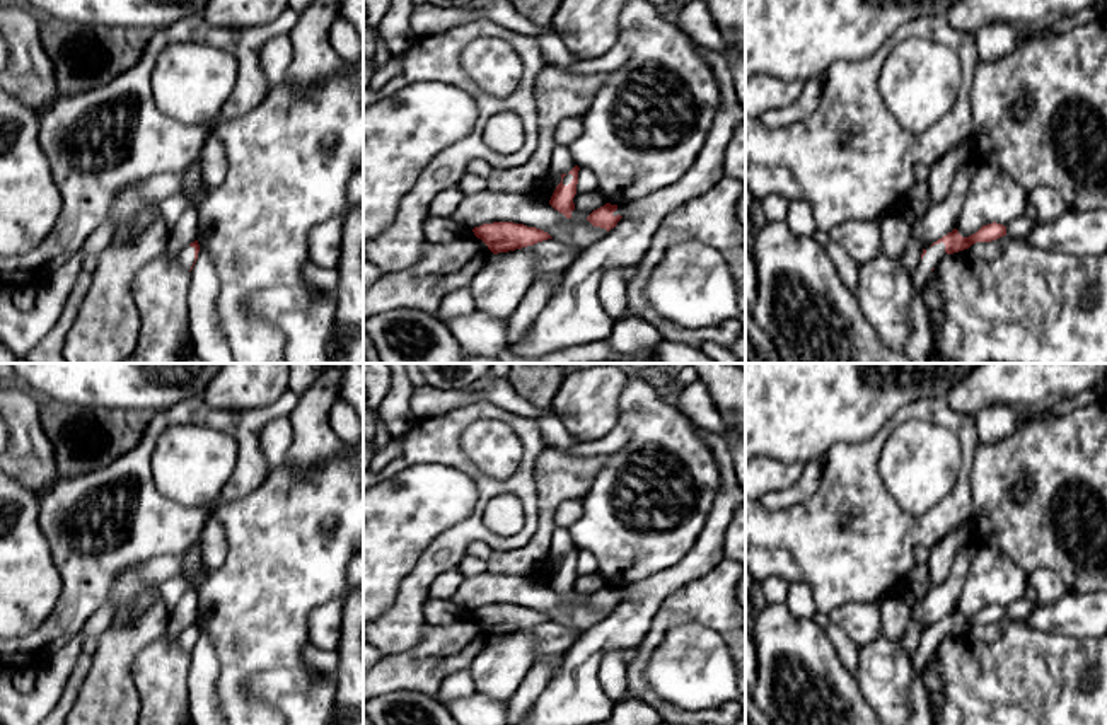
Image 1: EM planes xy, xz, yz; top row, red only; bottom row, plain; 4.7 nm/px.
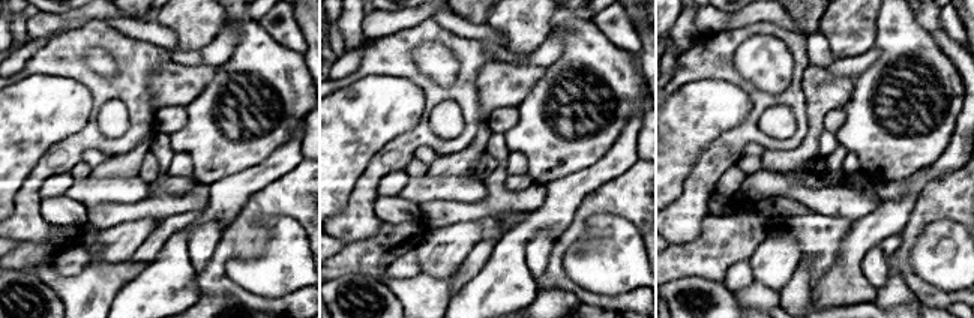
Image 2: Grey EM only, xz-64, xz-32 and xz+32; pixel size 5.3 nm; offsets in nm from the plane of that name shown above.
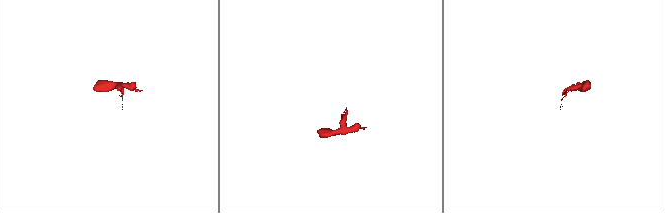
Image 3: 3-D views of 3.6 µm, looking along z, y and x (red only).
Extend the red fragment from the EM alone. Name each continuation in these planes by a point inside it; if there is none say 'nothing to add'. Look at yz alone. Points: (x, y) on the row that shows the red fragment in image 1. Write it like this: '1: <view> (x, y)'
1: yz (920, 343)

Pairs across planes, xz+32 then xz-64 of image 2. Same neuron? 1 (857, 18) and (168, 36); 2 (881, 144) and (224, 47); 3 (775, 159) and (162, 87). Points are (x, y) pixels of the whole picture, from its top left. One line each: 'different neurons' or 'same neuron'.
1: different neurons
2: different neurons
3: same neuron

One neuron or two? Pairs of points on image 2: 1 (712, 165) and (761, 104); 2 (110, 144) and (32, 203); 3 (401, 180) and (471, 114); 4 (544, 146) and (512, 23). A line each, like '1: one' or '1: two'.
1: one
2: one
3: two
4: two

